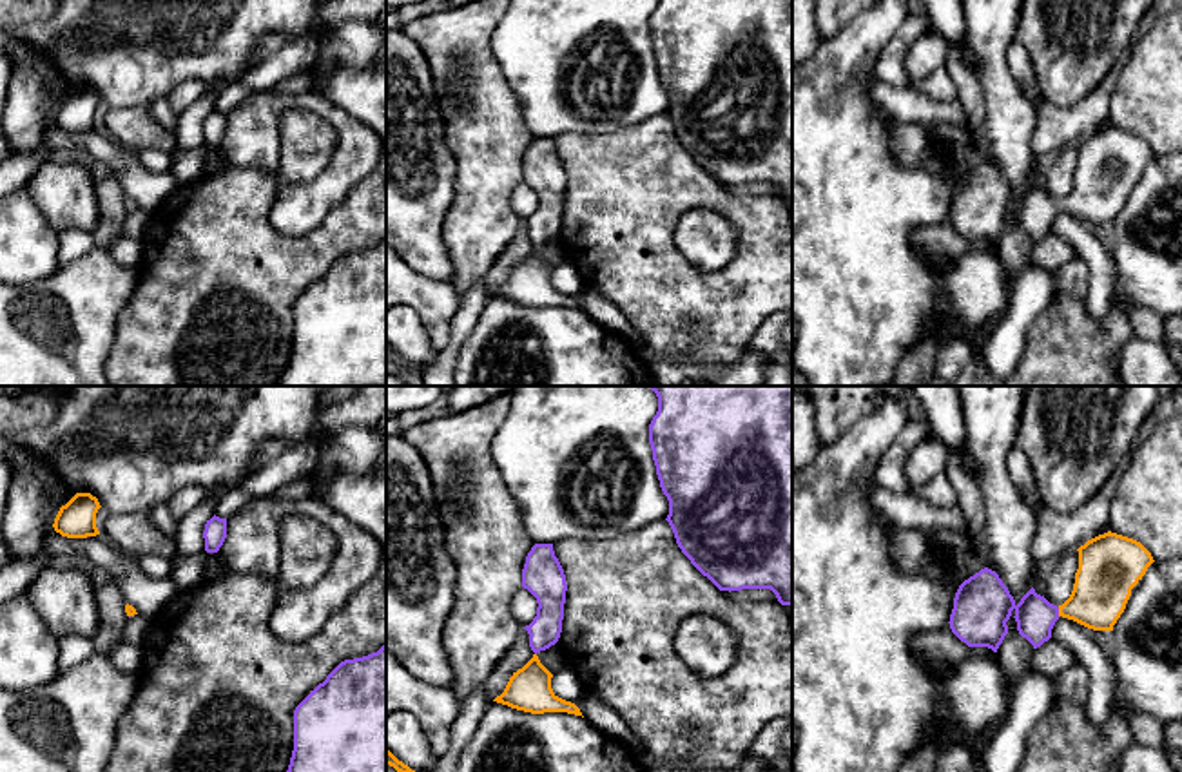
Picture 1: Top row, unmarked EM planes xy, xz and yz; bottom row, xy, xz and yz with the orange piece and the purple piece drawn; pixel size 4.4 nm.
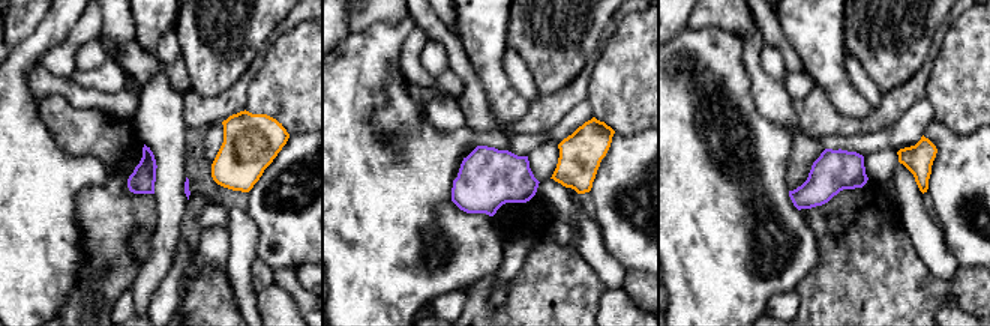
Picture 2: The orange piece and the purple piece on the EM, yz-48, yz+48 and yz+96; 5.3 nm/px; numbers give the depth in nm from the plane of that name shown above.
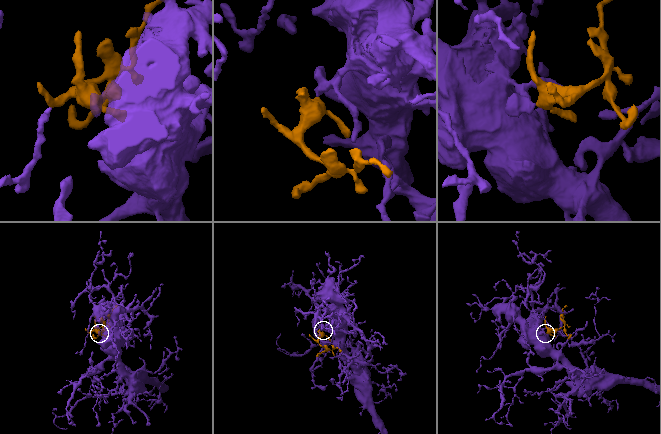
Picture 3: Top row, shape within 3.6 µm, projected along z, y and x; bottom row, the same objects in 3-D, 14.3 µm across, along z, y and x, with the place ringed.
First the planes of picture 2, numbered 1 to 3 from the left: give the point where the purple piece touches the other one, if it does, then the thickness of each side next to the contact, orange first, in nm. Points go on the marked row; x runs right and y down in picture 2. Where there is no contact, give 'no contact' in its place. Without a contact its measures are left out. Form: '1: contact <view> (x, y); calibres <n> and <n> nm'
1: no contact
2: no contact
3: no contact

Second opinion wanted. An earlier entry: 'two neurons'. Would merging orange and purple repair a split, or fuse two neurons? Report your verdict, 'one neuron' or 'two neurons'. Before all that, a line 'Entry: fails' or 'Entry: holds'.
Entry: fails
one neuron

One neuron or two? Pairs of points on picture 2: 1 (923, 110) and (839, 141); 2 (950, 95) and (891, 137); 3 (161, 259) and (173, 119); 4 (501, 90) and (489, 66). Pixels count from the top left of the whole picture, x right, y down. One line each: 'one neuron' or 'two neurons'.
1: one neuron
2: two neurons
3: one neuron
4: one neuron

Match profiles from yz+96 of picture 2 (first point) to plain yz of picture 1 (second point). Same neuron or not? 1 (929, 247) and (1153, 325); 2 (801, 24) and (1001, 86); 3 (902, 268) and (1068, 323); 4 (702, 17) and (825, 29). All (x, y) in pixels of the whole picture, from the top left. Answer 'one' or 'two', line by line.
1: one
2: one
3: one
4: one

